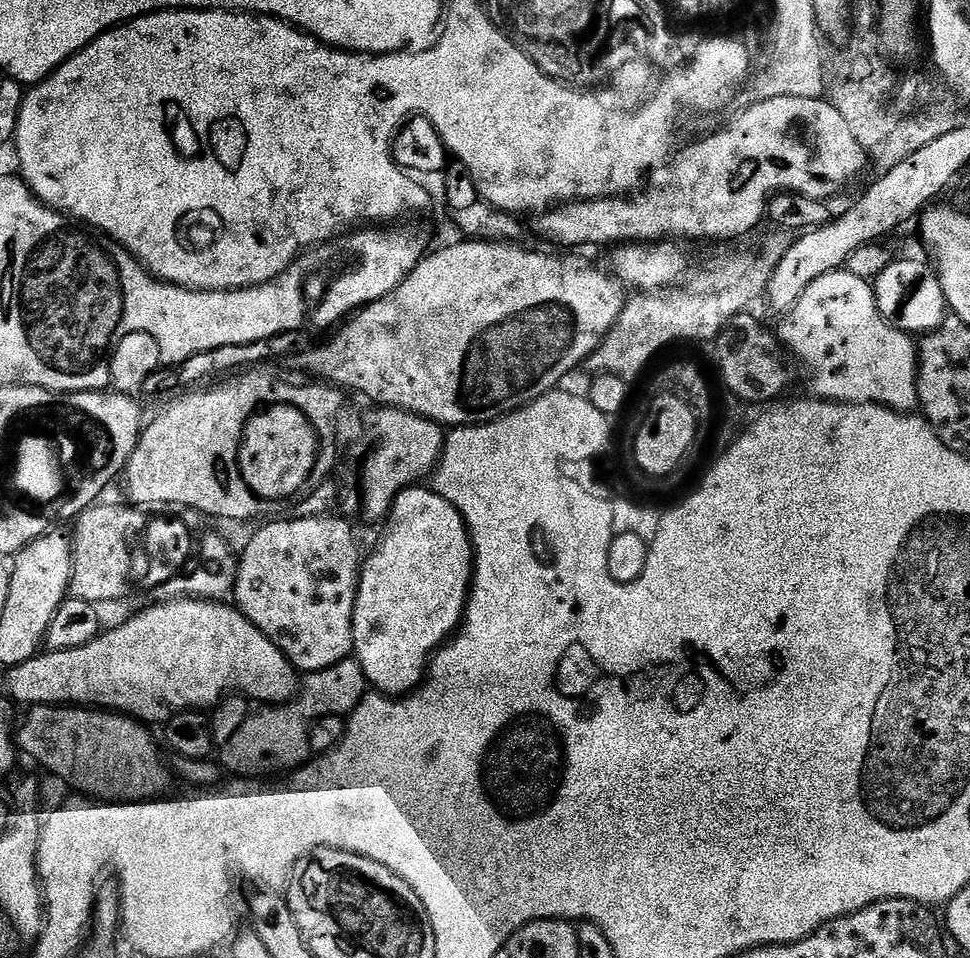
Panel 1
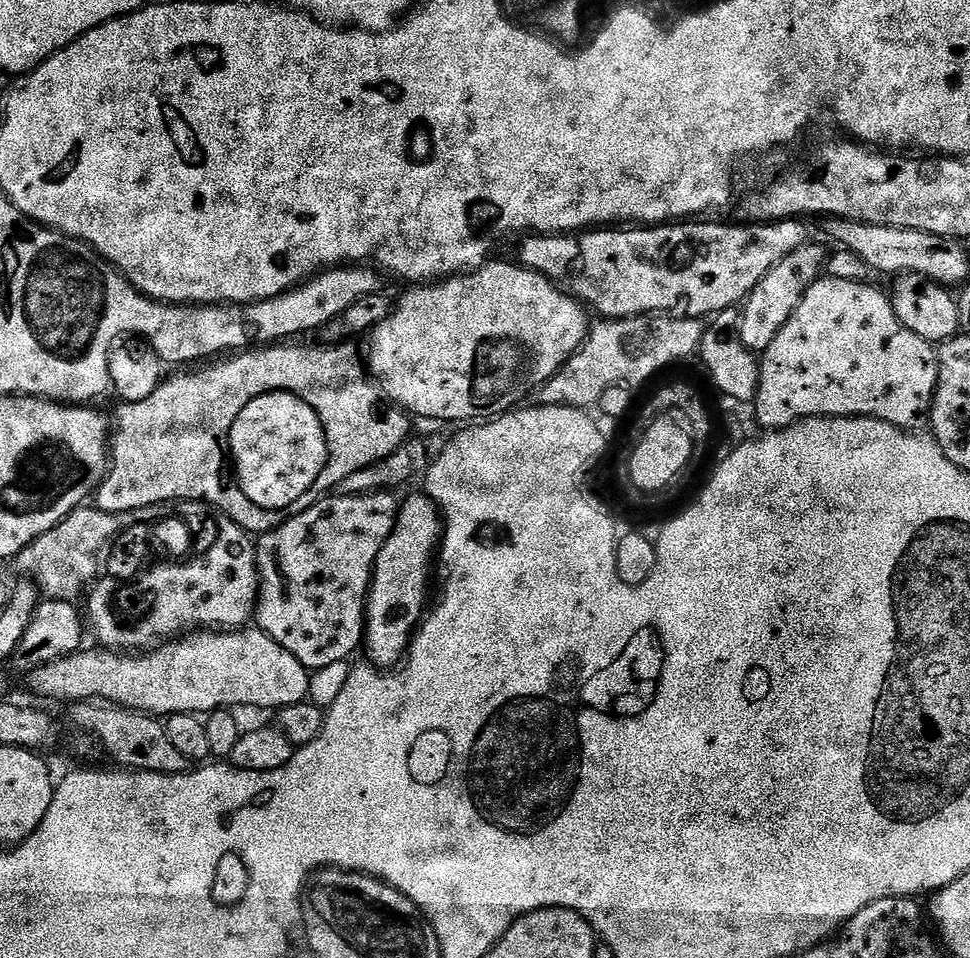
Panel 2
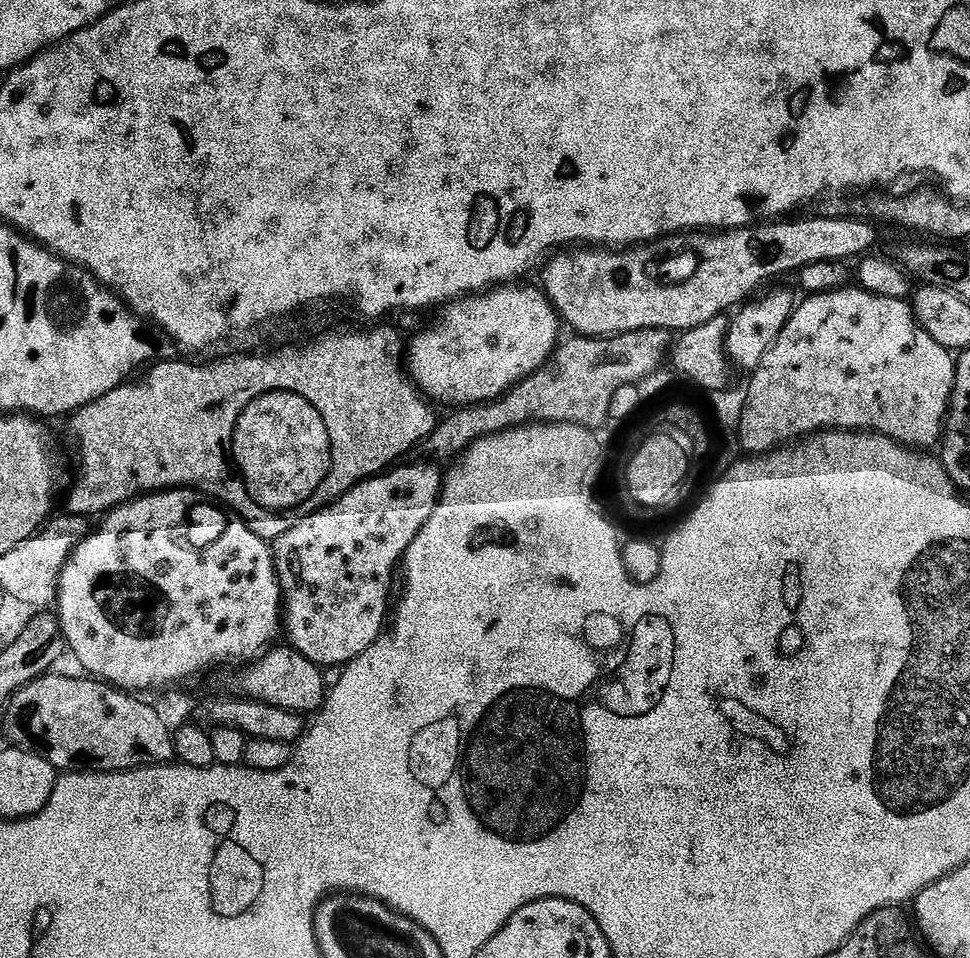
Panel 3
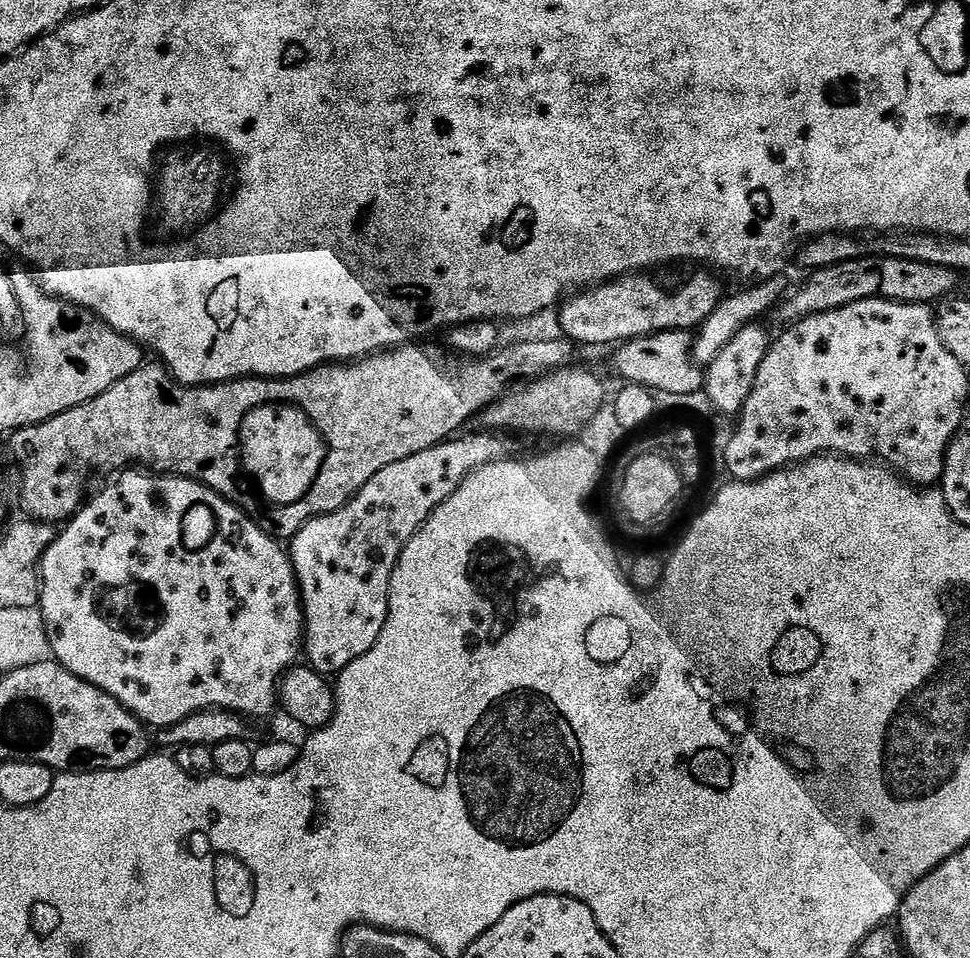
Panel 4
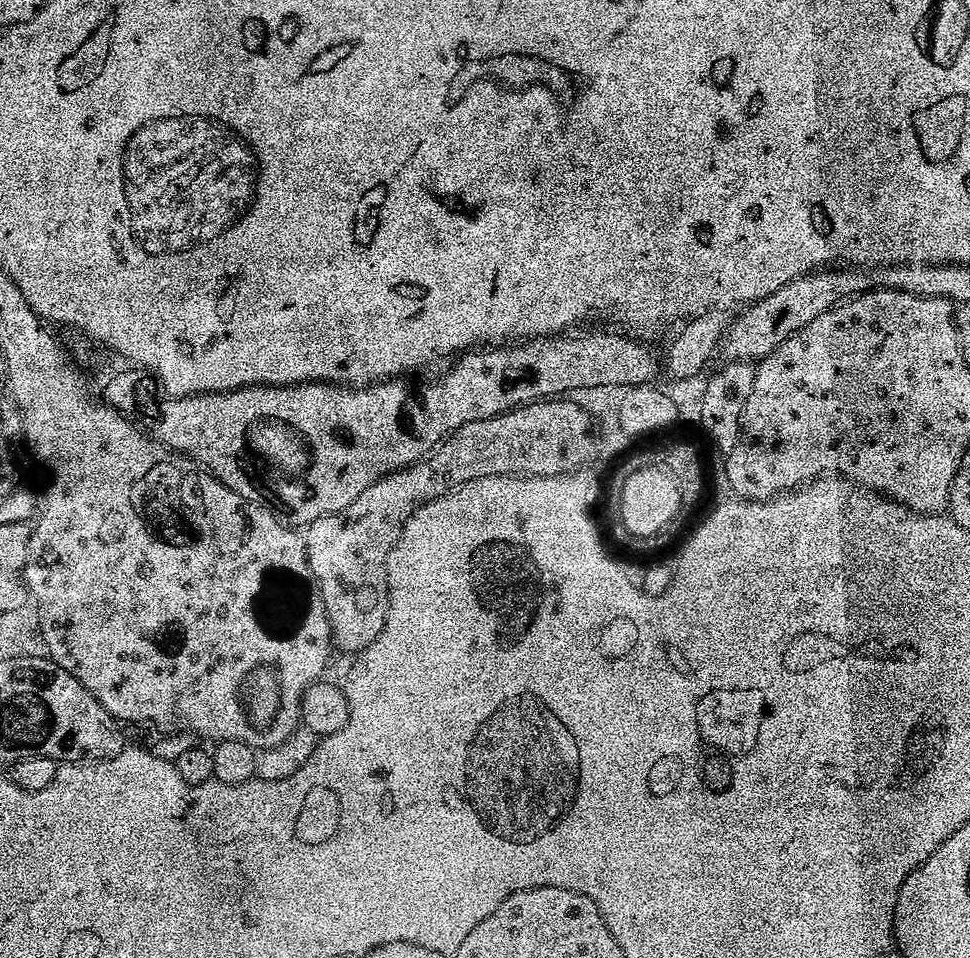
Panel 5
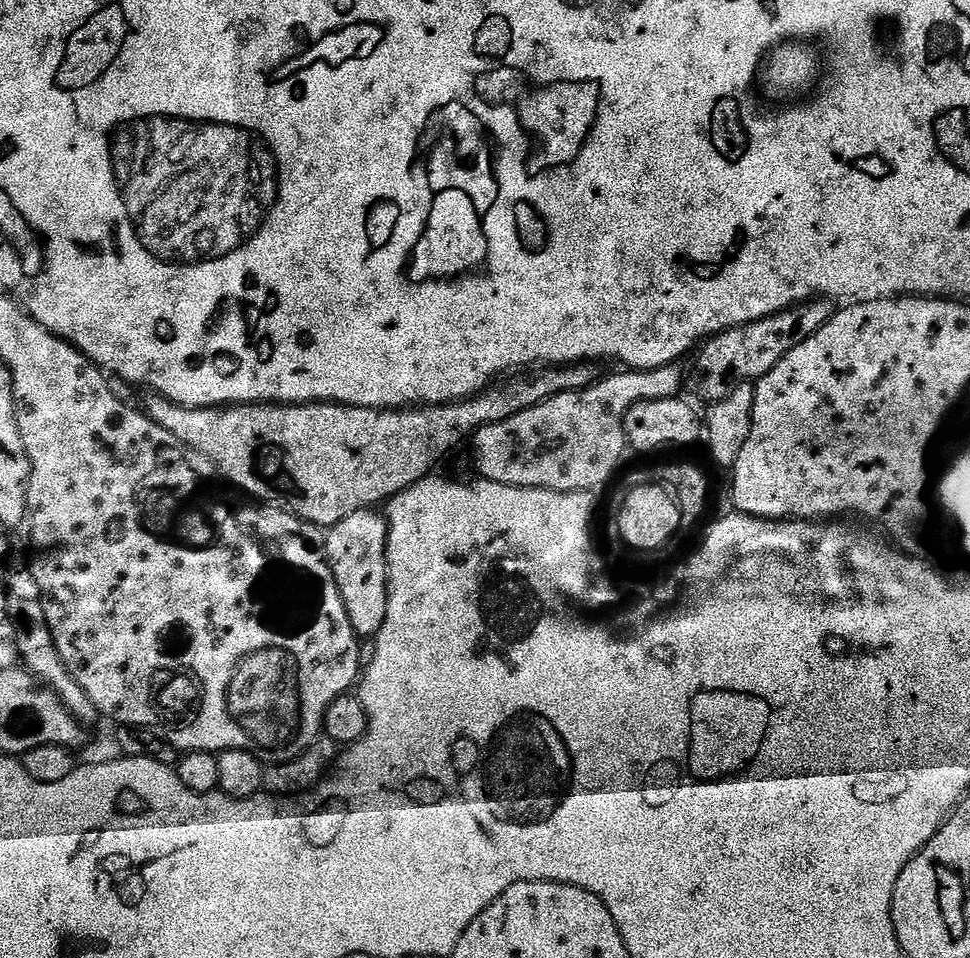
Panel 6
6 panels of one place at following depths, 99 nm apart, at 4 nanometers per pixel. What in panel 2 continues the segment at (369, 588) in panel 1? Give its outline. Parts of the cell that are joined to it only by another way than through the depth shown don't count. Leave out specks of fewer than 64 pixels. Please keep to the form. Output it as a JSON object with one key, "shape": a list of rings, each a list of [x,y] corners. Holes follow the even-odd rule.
{"shape":[[[427,495],[412,496],[400,505],[400,512],[396,516],[396,525],[386,538],[386,546],[376,559],[376,569],[372,571],[372,585],[368,591],[368,608],[364,612],[363,647],[368,647],[367,659],[381,670],[392,670],[405,659],[408,645],[425,615],[424,603],[428,600],[428,567],[432,564],[432,551],[438,548],[442,540],[442,512]]]}

